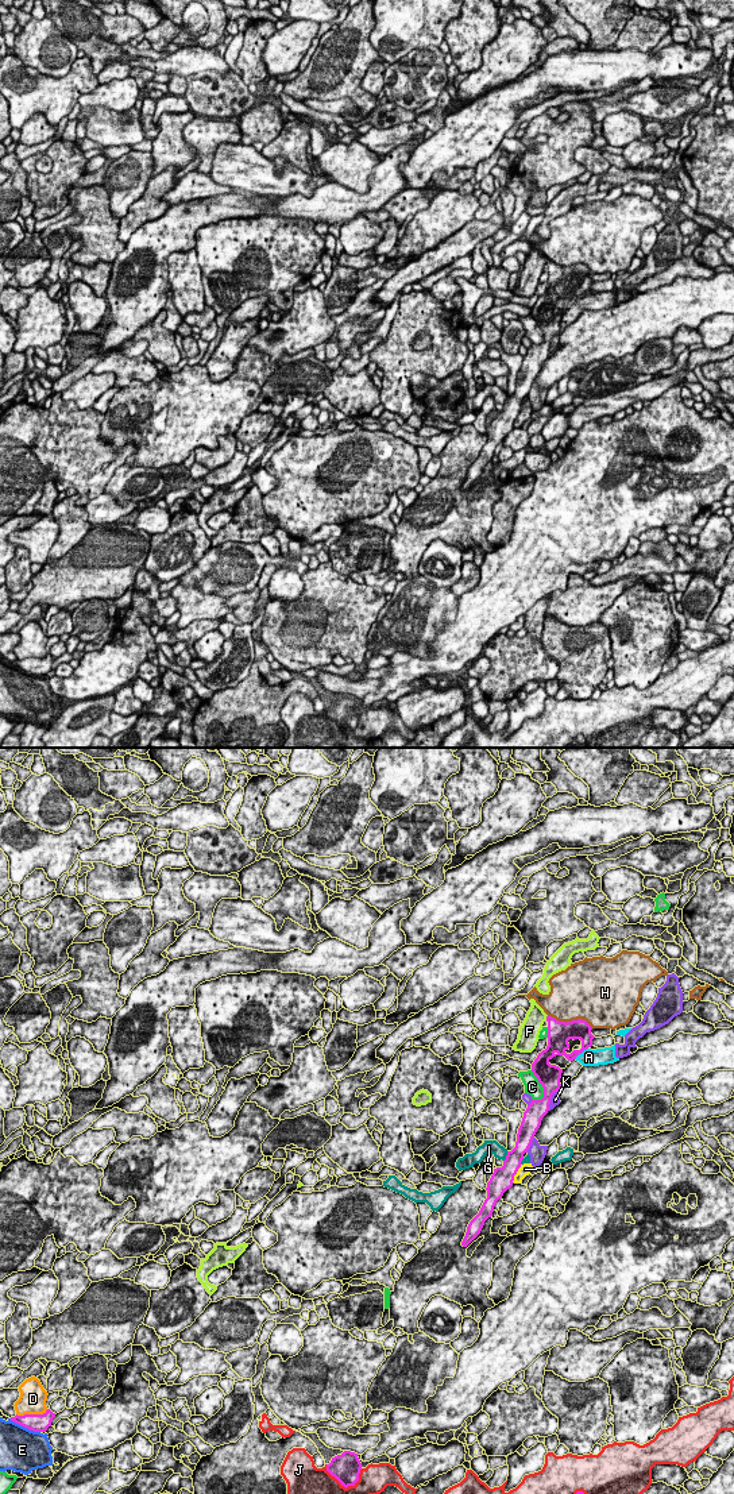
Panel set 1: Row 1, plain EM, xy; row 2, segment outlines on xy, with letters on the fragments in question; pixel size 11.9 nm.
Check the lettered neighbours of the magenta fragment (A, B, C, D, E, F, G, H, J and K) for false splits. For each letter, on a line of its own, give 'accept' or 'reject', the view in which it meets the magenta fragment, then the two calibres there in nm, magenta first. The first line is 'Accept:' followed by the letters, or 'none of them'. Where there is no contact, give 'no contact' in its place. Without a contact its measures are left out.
Accept: none of them
A: reject | xy | 190/200 nm
B: reject | xy | 260/140 nm
C: reject | xy | 280/190 nm
D: reject | xy | 220/320 nm
E: reject | xy | 220/480 nm
F: reject | xy | 280/240 nm
G: reject | xy | 260/160 nm
H: reject | xy | 280/460 nm
J: reject | xy | 340/300 nm
K: reject | xy | 240/120 nm

